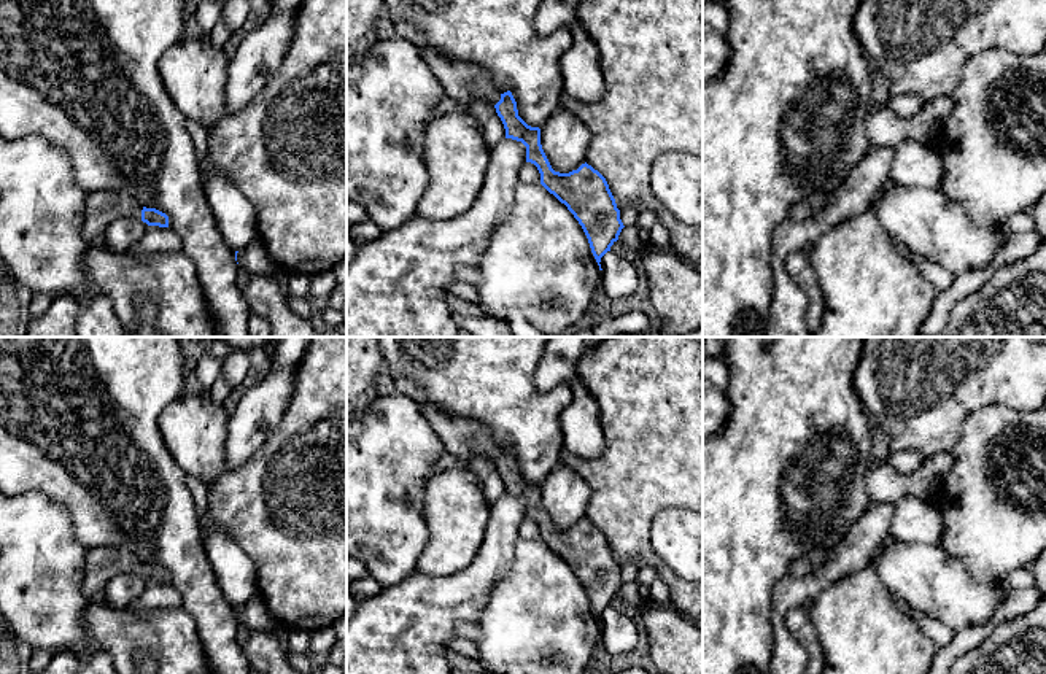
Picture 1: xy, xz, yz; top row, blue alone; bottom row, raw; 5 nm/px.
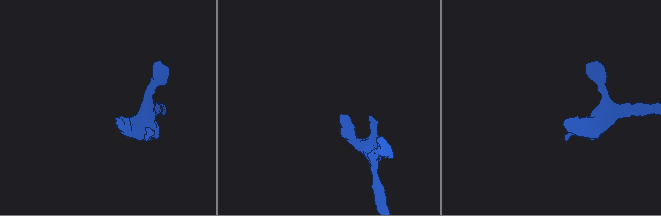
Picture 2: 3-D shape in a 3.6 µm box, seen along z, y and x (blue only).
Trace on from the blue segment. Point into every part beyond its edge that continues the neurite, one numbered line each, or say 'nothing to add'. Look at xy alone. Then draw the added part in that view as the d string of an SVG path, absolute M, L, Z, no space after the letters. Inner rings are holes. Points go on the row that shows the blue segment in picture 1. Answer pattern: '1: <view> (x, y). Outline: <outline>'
1: xy (102, 207). Outline: M87 191L83 218L83 235L92 243L107 227L119 218L140 218L141 203L122 191Z

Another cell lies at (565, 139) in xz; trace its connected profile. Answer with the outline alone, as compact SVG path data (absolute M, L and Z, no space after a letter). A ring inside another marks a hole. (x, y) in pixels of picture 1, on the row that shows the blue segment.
M560 108L539 129L542 149L555 172L569 173L585 164L591 132L577 116Z

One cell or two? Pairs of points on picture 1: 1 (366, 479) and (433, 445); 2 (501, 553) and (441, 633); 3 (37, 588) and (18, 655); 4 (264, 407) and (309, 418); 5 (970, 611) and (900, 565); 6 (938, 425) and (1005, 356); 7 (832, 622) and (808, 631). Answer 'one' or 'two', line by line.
1: one
2: one
3: two
4: two
5: one
6: one
7: two

